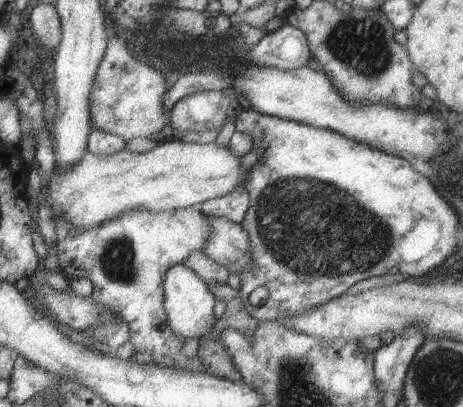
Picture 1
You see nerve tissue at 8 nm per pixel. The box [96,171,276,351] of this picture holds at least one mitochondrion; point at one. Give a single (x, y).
(117, 260)

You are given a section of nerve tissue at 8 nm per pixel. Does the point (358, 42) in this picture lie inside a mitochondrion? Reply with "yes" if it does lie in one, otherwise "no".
yes

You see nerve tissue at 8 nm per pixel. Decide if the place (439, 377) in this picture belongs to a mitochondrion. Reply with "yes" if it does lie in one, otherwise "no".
yes

